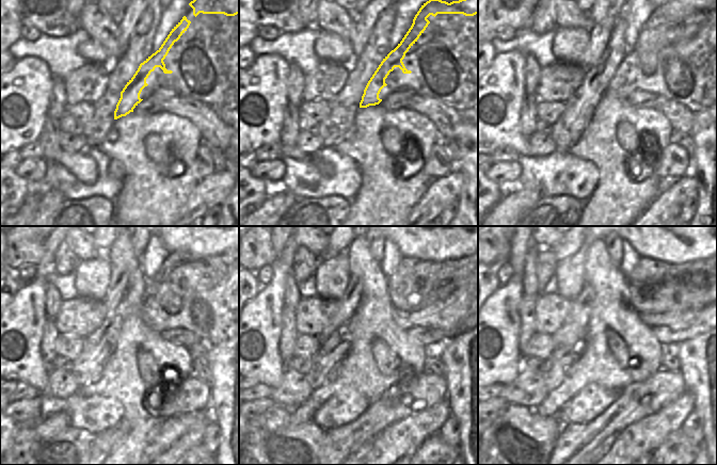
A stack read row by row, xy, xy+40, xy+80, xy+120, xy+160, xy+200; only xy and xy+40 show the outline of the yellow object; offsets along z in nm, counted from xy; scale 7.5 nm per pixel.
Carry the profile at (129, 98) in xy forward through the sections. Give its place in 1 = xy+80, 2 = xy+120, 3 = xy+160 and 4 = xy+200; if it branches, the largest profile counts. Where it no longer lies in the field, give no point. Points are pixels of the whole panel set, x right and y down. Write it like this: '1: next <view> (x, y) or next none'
1: next xy+80 (662, 16)
2: next xy+120 (169, 272)
3: next xy+160 (407, 270)
4: next xy+200 (647, 269)

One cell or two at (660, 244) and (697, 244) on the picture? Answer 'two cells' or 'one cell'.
one cell

